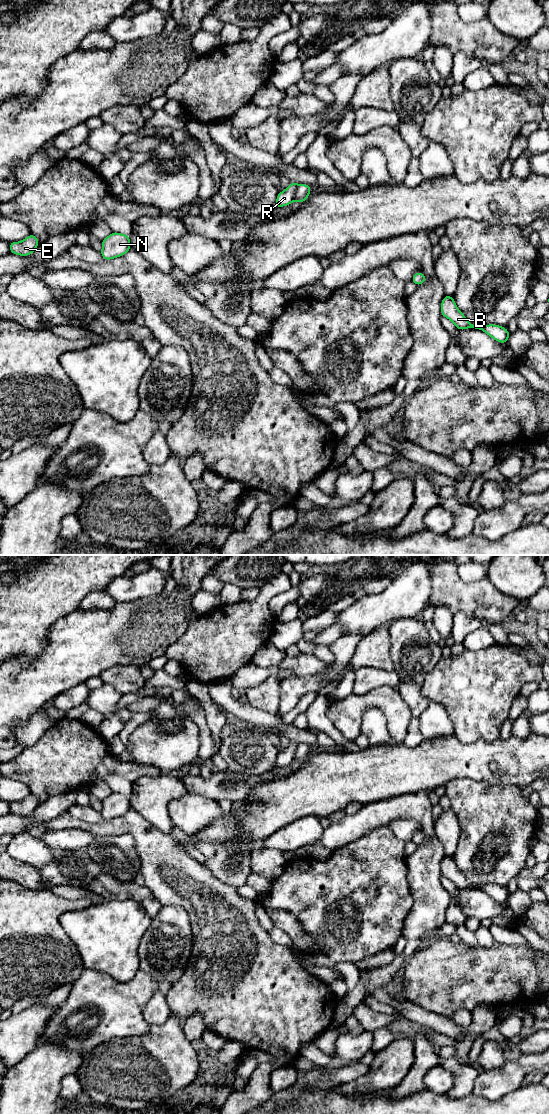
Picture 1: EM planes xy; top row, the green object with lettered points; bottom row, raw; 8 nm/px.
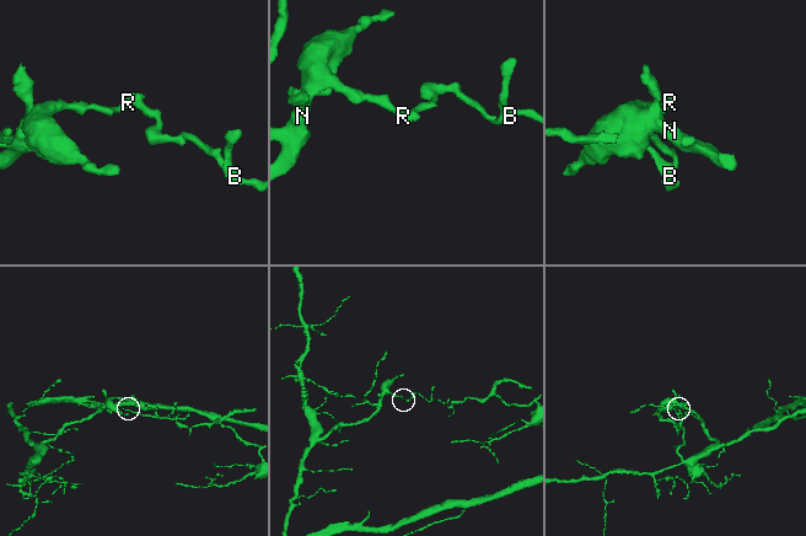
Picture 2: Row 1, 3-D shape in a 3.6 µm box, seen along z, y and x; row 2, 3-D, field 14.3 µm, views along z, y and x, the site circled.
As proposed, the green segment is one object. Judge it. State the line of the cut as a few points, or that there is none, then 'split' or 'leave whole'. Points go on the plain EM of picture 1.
xy (298, 744), (294, 760) | split

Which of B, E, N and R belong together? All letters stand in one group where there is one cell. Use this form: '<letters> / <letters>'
B / E N R

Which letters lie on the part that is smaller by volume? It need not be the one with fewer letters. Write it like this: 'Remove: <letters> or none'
Remove: B

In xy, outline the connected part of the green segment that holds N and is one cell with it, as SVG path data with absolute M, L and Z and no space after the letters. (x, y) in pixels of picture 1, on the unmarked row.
M112 792L102 801L101 815L103 820L111 820L123 816L131 809L130 796Z

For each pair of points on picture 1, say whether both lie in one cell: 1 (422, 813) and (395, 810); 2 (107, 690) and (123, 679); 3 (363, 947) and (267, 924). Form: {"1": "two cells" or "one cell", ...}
{"1": "one cell", "2": "two cells", "3": "two cells"}

